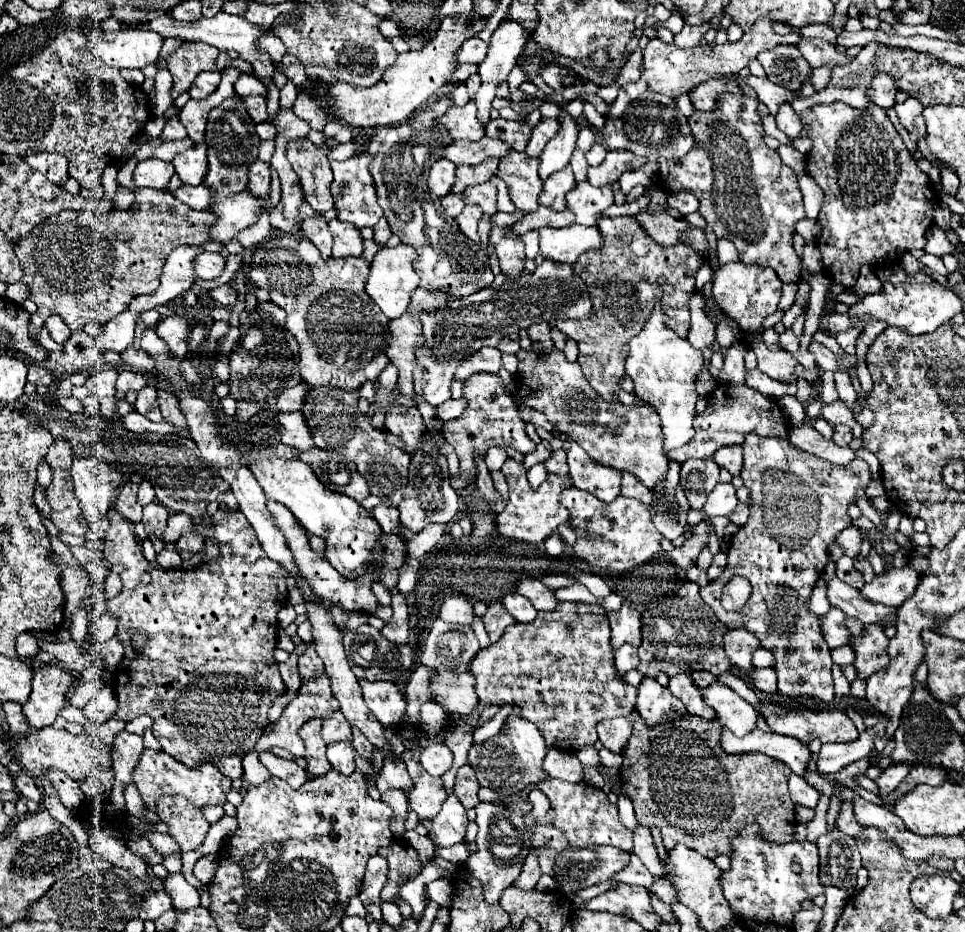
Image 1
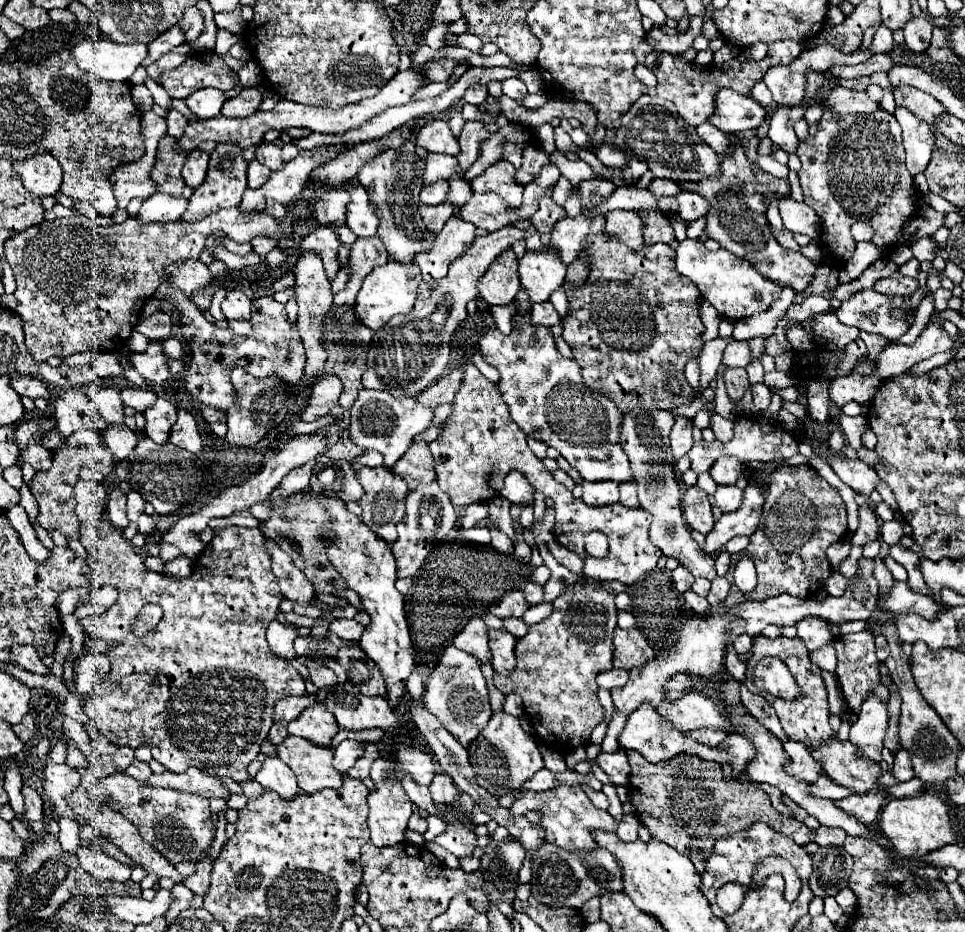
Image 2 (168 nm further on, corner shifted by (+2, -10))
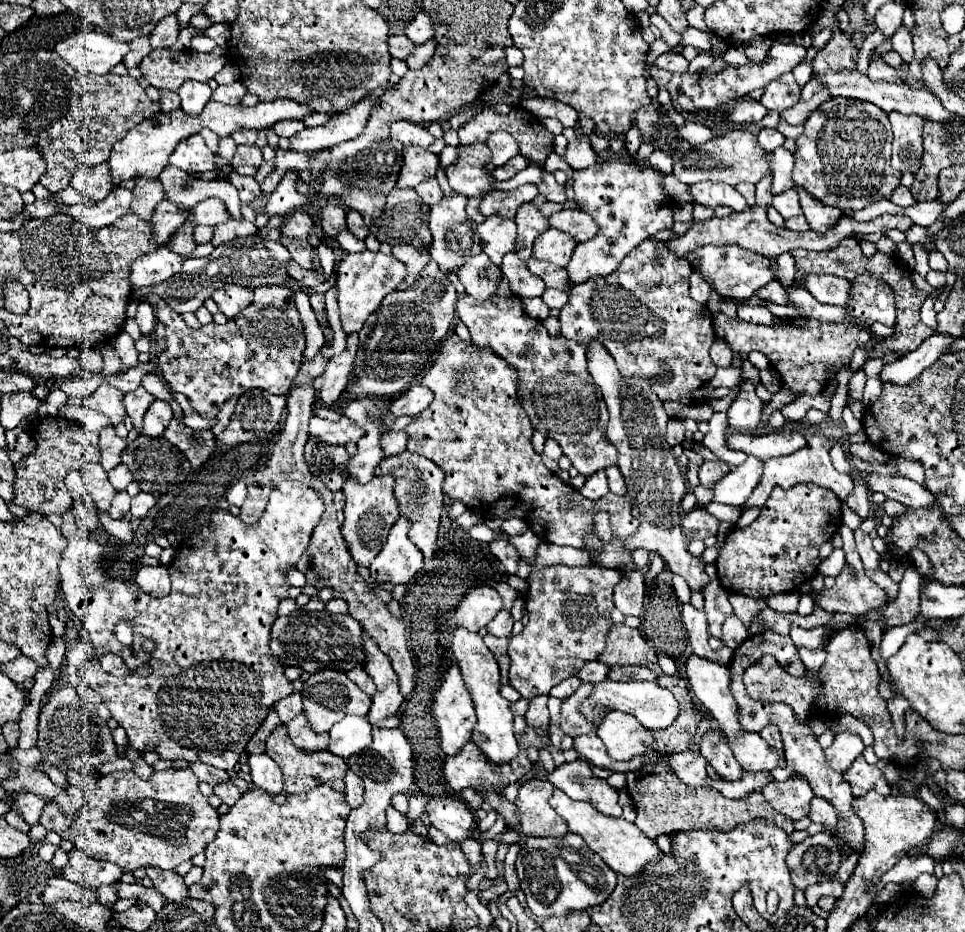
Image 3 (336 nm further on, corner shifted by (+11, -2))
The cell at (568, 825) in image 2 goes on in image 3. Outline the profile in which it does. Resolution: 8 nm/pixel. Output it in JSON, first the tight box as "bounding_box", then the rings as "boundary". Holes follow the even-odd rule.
{"bounding_box":[513,780,567,838],"boundary":[[[531,780],[519,788],[515,801],[519,810],[519,820],[513,828],[525,836],[551,836],[561,838],[567,834],[565,820],[549,806],[549,794],[553,784],[545,780]]]}

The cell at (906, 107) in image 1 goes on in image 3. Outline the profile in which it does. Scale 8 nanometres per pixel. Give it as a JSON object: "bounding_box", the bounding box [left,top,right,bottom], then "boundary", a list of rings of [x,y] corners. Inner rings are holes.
{"bounding_box":[889,112,923,174],"boundary":[[[889,112],[889,120],[893,126],[891,166],[901,174],[915,174],[921,168],[923,156],[923,120],[921,116],[901,112]]]}

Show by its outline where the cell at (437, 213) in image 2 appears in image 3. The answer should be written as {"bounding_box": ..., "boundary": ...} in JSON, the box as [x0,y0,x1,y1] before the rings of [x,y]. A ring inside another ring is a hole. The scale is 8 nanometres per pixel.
{"bounding_box":[371,188,432,250],"boundary":[[[393,188],[383,212],[373,218],[371,232],[379,242],[411,244],[421,250],[432,241],[428,224],[429,206],[421,202],[417,192]]]}

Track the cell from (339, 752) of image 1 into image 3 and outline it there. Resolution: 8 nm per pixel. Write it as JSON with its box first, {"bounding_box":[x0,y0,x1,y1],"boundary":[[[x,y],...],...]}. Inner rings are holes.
{"bounding_box":[329,716,371,758],"boundary":[[[345,716],[341,722],[337,722],[331,728],[331,742],[329,742],[329,752],[335,756],[347,758],[371,744],[371,724],[367,718],[357,718],[357,716]]]}

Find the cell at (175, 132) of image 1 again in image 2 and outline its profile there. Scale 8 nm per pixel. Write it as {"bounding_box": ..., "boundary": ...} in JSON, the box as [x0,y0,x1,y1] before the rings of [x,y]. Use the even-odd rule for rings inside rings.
{"bounding_box":[166,110,188,138],"boundary":[[[170,110],[170,112],[168,112],[168,116],[166,116],[166,124],[168,124],[166,134],[168,134],[168,136],[176,136],[176,138],[182,136],[184,128],[188,126],[186,118],[184,118],[178,110]]]}

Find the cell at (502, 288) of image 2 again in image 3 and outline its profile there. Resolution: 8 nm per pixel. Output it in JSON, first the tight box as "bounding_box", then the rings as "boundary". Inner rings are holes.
{"bounding_box":[457,254,501,300],"boundary":[[[487,254],[469,258],[459,270],[457,276],[465,286],[465,294],[473,296],[475,300],[487,300],[493,296],[497,288],[497,280],[501,280],[501,270],[489,260]]]}

